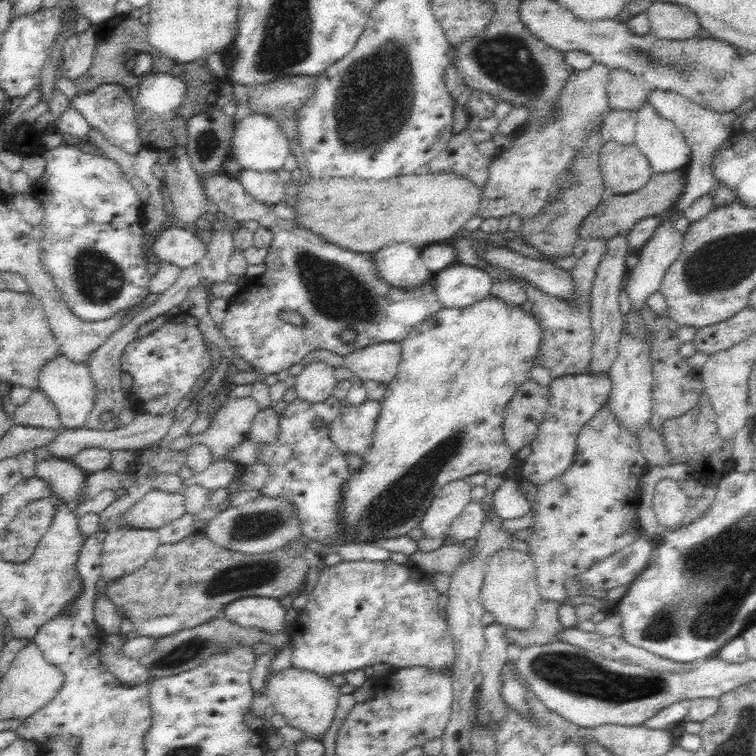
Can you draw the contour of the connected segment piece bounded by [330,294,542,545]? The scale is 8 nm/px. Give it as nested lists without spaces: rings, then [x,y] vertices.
[[[490,294],[486,296],[483,300],[479,302],[474,302],[474,304],[470,306],[466,306],[464,308],[446,308],[443,307],[439,312],[432,314],[427,319],[424,319],[421,323],[418,323],[414,328],[412,328],[409,333],[406,335],[404,340],[401,340],[400,346],[402,349],[402,358],[400,361],[400,366],[398,367],[396,376],[392,378],[392,380],[386,384],[386,394],[384,394],[384,398],[380,400],[380,404],[382,408],[380,408],[380,416],[378,416],[378,422],[376,422],[376,430],[374,430],[375,440],[373,443],[373,448],[364,456],[364,466],[360,468],[360,472],[356,472],[350,474],[350,480],[344,484],[344,490],[342,490],[342,523],[344,523],[344,527],[346,527],[346,538],[344,540],[340,540],[338,544],[330,544],[330,545],[339,545],[340,543],[367,543],[372,537],[386,537],[386,538],[394,538],[397,536],[406,535],[408,531],[412,528],[418,526],[419,522],[422,520],[421,516],[424,516],[426,509],[430,506],[430,503],[433,501],[433,498],[438,496],[440,490],[442,490],[443,486],[446,486],[448,482],[452,482],[454,480],[463,479],[464,477],[476,474],[476,472],[486,471],[489,475],[493,474],[504,474],[515,460],[514,452],[510,448],[507,448],[507,445],[504,443],[504,435],[503,435],[503,416],[505,413],[505,408],[508,406],[510,399],[514,396],[515,392],[520,388],[521,384],[524,384],[526,380],[530,379],[530,370],[536,366],[536,359],[538,356],[538,348],[540,348],[540,342],[542,342],[542,327],[540,327],[540,323],[536,320],[536,317],[533,316],[531,312],[526,312],[522,306],[518,304],[509,304],[502,300],[502,298],[497,298]]]

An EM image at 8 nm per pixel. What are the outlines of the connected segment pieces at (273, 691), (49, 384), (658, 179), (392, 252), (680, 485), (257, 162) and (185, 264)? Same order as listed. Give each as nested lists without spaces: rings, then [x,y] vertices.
[[[292,666],[270,676],[265,694],[270,697],[277,713],[286,718],[287,725],[302,729],[306,733],[305,738],[315,740],[324,736],[327,728],[331,726],[340,696],[339,688],[332,685],[329,678]]]
[[[65,356],[50,360],[40,372],[39,389],[46,393],[54,403],[58,416],[65,428],[82,428],[86,424],[88,414],[96,404],[96,383],[92,380],[89,368],[84,363],[76,363]]]
[[[677,169],[671,172],[653,172],[650,181],[643,188],[626,195],[615,195],[595,208],[584,218],[581,228],[581,239],[610,239],[618,234],[628,234],[629,231],[643,218],[652,215],[662,215],[674,209],[676,202],[683,196],[687,186],[687,172],[685,169]]]
[[[392,244],[374,254],[378,273],[388,284],[404,289],[413,289],[421,282],[434,277],[422,260],[420,252],[410,244]]]
[[[670,477],[658,479],[652,508],[657,516],[660,528],[675,529],[682,524],[690,508],[690,497],[686,495],[685,483]]]
[[[253,113],[235,123],[235,132],[231,144],[230,158],[235,160],[242,170],[256,172],[276,172],[282,169],[290,155],[289,141],[280,129],[280,125],[270,116]]]
[[[168,227],[152,240],[151,251],[160,262],[187,269],[196,264],[207,252],[194,229]]]

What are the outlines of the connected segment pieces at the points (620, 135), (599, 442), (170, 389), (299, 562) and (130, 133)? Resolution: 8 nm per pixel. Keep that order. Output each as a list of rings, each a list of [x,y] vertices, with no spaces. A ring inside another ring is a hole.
[[[612,109],[603,122],[603,130],[607,138],[614,139],[618,144],[634,144],[635,124],[638,111]]]
[[[605,404],[592,420],[584,424],[578,434],[574,464],[566,470],[564,476],[538,486],[535,503],[529,504],[529,508],[535,511],[535,524],[528,545],[532,551],[530,556],[542,599],[555,600],[561,604],[565,600],[564,580],[592,568],[596,562],[612,556],[640,536],[636,526],[636,504],[640,502],[639,482],[647,466],[637,437],[617,426]]]
[[[185,313],[183,315],[172,314],[162,327],[145,337],[136,337],[126,346],[126,352],[120,355],[120,368],[123,373],[129,374],[133,380],[129,392],[136,394],[137,409],[154,416],[170,414],[188,392],[191,392],[196,380],[206,372],[210,366],[211,356],[204,346],[204,338],[196,318]]]
[[[192,534],[179,542],[162,544],[140,568],[101,585],[105,587],[103,595],[112,602],[121,618],[127,618],[132,622],[132,635],[158,640],[222,616],[221,610],[230,601],[240,597],[263,596],[278,599],[292,590],[302,590],[307,568],[304,558],[292,547],[262,554],[242,554],[214,544],[208,536]]]
[[[106,83],[96,87],[90,93],[80,93],[68,98],[69,108],[75,108],[86,119],[91,130],[97,130],[106,137],[108,142],[119,146],[130,154],[137,154],[146,147],[139,139],[135,111],[137,100],[133,99],[128,90],[120,83]]]

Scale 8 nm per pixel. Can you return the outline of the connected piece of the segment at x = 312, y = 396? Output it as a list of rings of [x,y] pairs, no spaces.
[[[313,361],[295,376],[294,389],[302,402],[318,404],[333,396],[332,392],[336,386],[335,367],[324,361]]]

